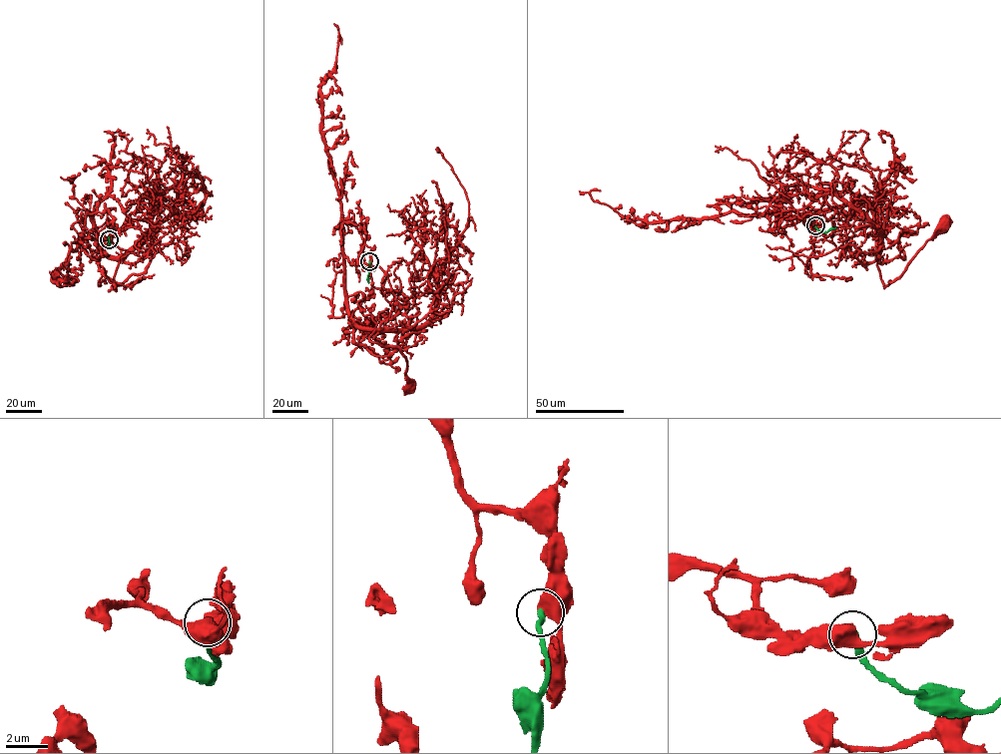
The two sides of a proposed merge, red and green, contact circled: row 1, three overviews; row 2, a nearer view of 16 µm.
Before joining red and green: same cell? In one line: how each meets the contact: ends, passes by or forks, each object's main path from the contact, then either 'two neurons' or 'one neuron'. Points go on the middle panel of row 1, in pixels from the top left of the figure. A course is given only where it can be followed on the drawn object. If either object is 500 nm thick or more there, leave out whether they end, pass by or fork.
red runs (369, 261), (360, 231), (346, 219), (346, 307), (356, 325), (376, 330), (371, 342), (399, 349), (411, 387); green runs (369, 261), (368, 282); one neuron

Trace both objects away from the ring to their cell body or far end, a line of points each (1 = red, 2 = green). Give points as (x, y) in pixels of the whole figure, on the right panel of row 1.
1: (814, 225), (792, 222), (775, 211), (808, 216), (866, 205), (877, 225), (876, 260), (884, 287), (944, 222)
2: (814, 225), (825, 232), (836, 228)

